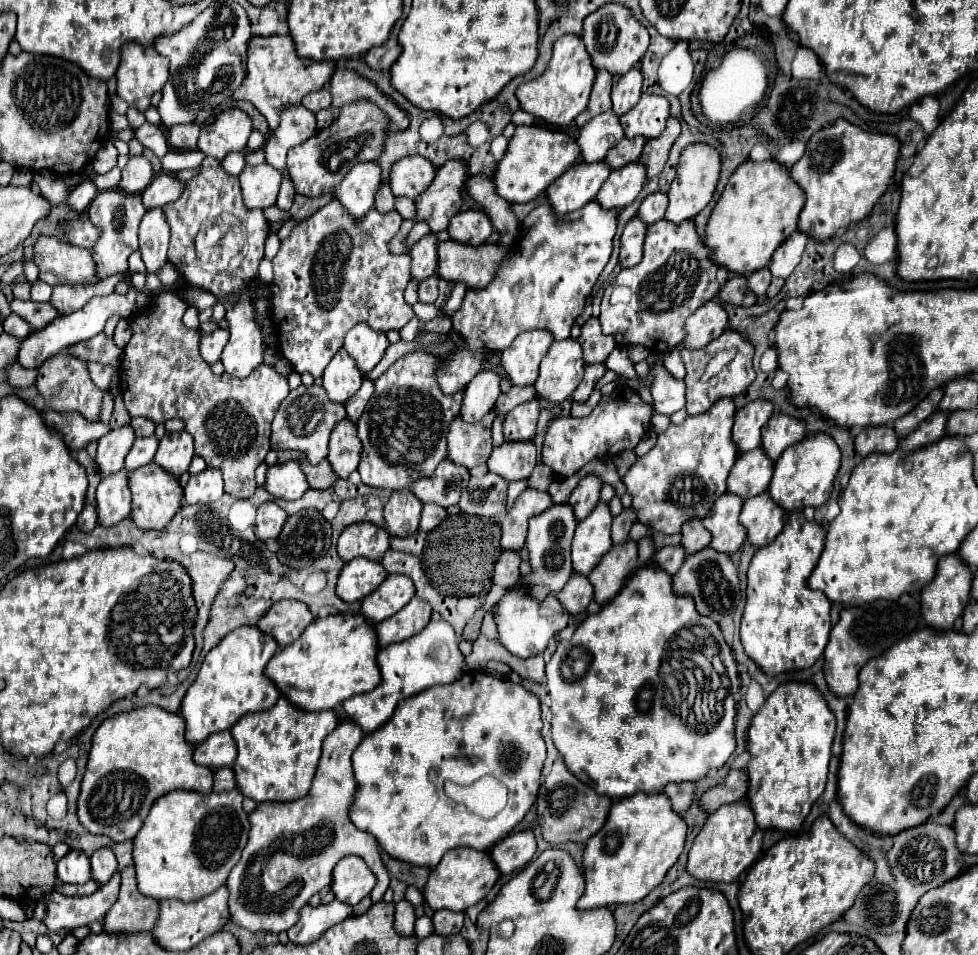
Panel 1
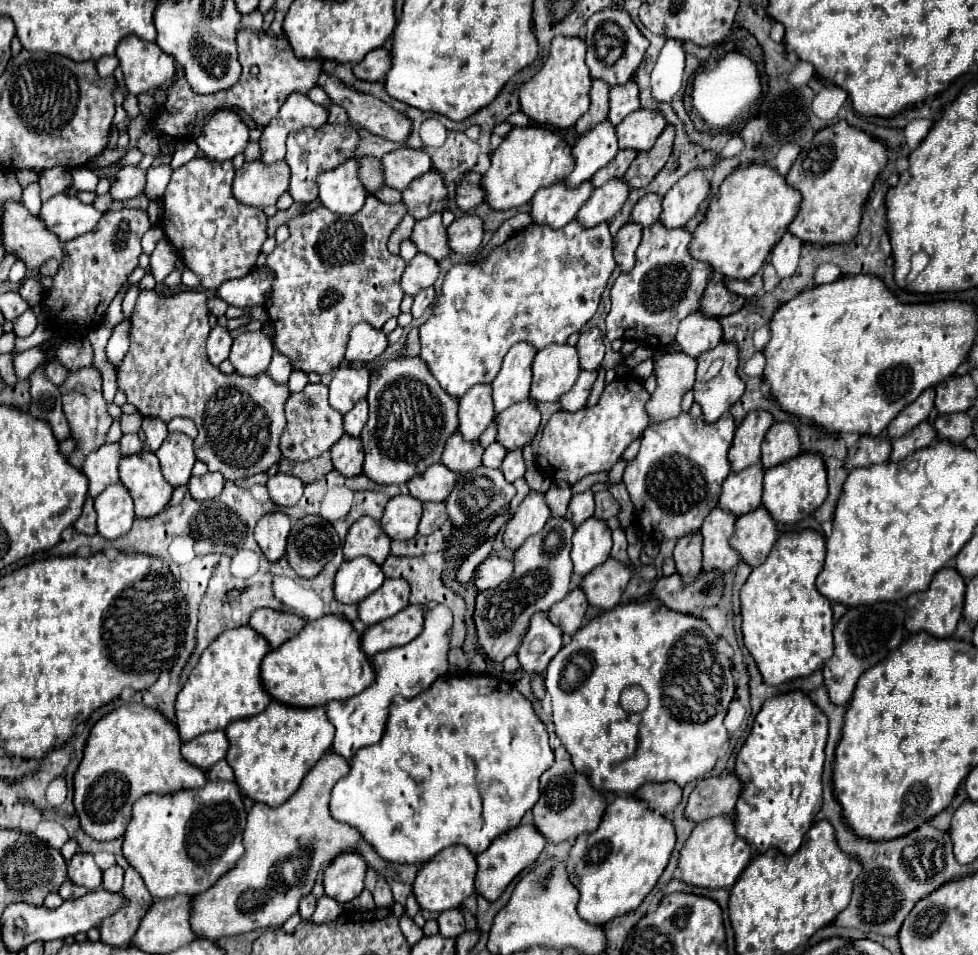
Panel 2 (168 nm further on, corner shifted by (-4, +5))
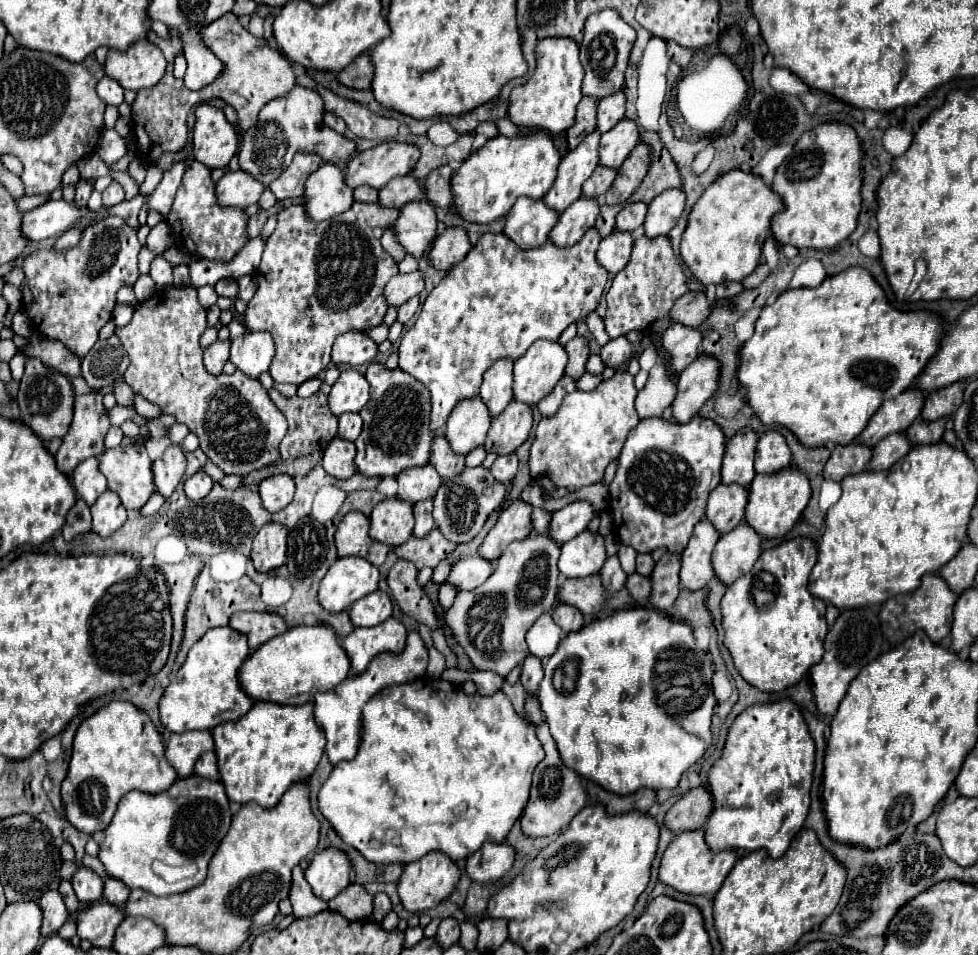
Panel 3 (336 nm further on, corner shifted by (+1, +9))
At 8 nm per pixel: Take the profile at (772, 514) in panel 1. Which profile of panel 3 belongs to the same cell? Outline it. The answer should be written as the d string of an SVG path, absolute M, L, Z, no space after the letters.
M741 521L733 531L721 535L713 551L715 575L731 585L735 579L751 571L755 561L761 555L761 537L753 527Z

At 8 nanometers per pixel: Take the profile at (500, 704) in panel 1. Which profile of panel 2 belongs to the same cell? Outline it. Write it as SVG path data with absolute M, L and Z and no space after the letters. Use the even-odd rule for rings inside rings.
M448 675L446 679L444 677L438 679L430 689L422 691L420 695L416 695L412 699L404 699L404 697L394 697L392 699L382 739L376 745L370 745L370 747L358 751L358 755L354 755L354 759L350 761L348 775L344 775L334 785L332 797L330 797L330 815L334 819L338 819L342 823L348 823L350 827L358 829L362 839L368 845L372 845L374 851L384 861L422 865L422 863L430 861L438 851L442 851L442 849L446 849L450 845L464 845L464 847L468 847L468 851L472 855L478 855L478 853L486 851L490 847L490 843L494 839L498 839L502 833L508 833L510 829L514 829L520 823L520 819L524 817L524 813L536 805L536 801L540 797L540 793L538 793L538 779L550 767L550 763L554 763L554 753L552 753L552 749L548 745L548 733L546 733L544 723L536 717L532 705L526 703L526 699L522 699L522 695L518 695L518 691L514 687L510 687L508 681L502 681L502 679L496 679L496 677ZM492 781L498 781L502 789L492 789L492 803L488 803L484 807L482 795L480 795L478 787L480 787L480 783L488 785Z

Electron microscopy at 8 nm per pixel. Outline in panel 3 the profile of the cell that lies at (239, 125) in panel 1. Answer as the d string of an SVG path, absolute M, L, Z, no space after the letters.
M199 105L195 117L193 157L209 169L225 167L239 149L239 137L233 125L213 105Z

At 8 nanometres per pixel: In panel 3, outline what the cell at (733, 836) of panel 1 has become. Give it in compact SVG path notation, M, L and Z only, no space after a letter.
M697 829L697 831L685 831L679 833L671 845L667 847L667 851L663 853L661 859L661 867L659 867L659 879L667 885L671 885L673 889L681 891L681 893L691 893L691 895L709 895L713 897L721 883L725 881L727 873L733 869L737 861L737 855L733 849L725 849L725 851L711 851L705 843L705 831Z

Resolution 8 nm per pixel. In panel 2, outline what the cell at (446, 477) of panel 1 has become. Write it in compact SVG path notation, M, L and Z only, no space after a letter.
M440 463L428 467L422 475L416 475L408 481L410 495L424 501L446 501L450 491L454 489L456 475L442 467Z

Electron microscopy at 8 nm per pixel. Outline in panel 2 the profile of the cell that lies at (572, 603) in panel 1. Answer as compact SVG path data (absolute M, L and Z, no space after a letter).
M578 587L548 611L548 619L554 625L562 627L566 635L574 635L582 627L586 609L588 609L586 597L582 595L582 589Z

